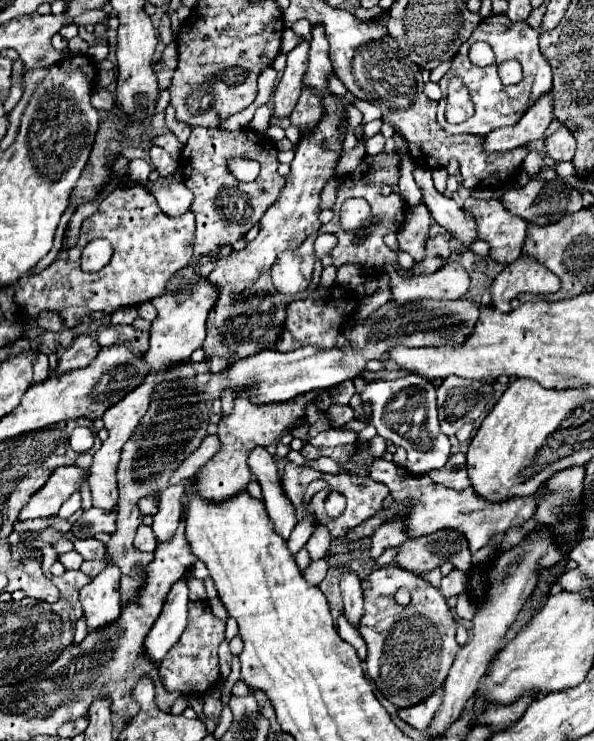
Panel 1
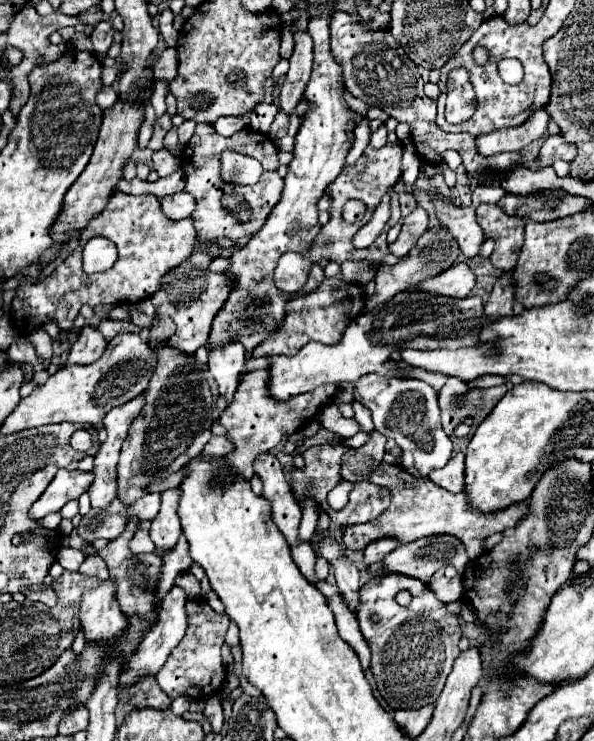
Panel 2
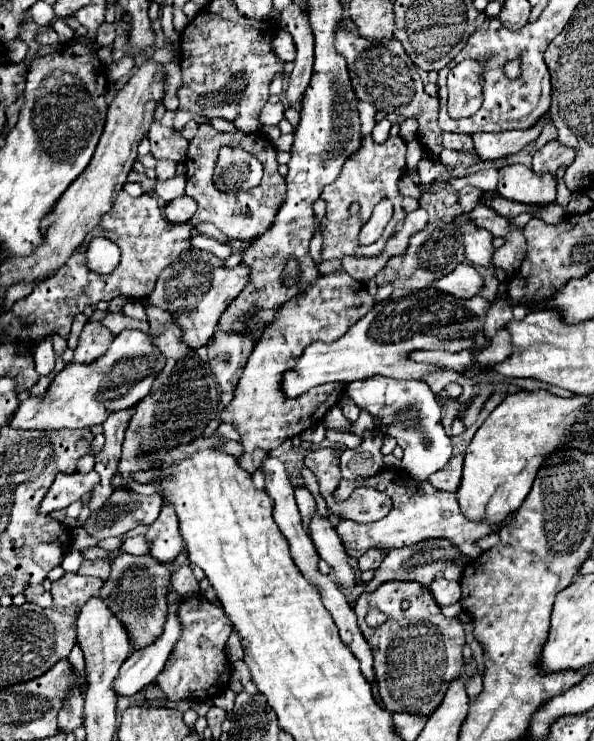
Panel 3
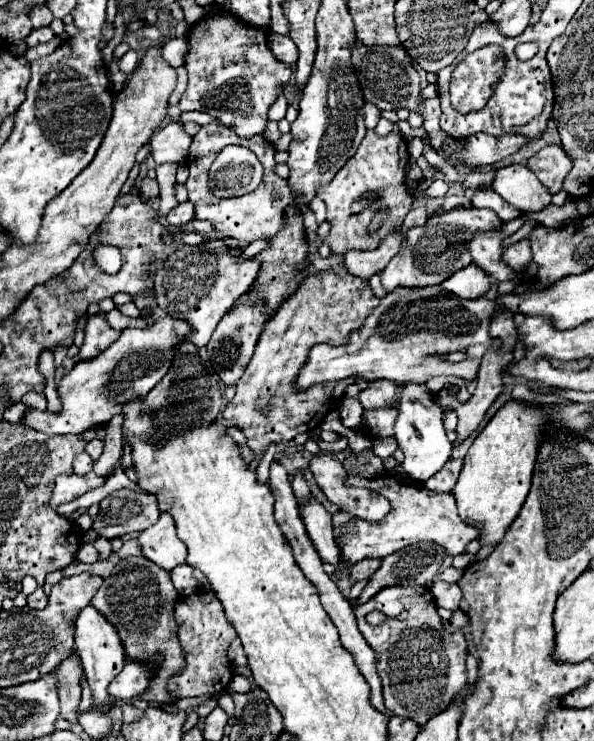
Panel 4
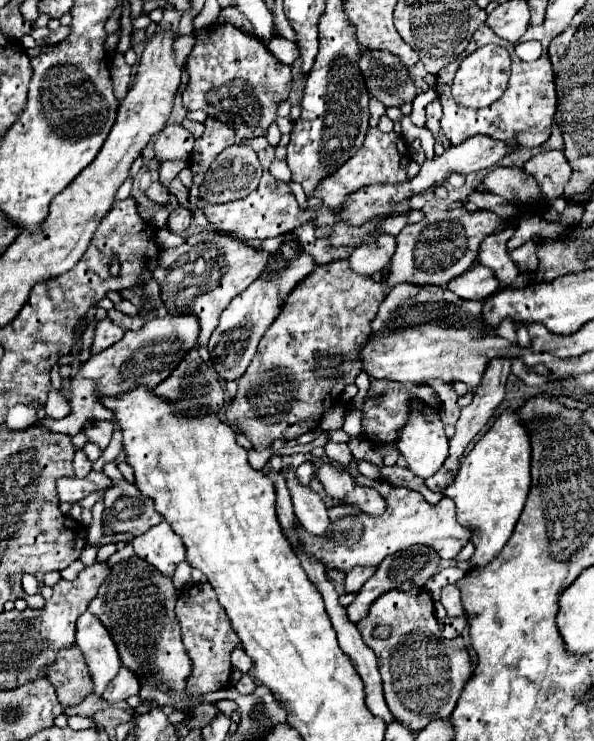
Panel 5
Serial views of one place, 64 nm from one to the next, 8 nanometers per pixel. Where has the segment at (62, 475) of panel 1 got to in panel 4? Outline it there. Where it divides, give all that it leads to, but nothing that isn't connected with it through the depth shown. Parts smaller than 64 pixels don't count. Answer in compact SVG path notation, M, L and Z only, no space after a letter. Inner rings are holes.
M88 472L86 476L76 476L76 474L58 476L58 478L56 478L54 494L52 494L52 498L50 498L50 506L52 506L52 508L58 508L60 504L74 500L74 498L86 494L88 490L102 486L104 482L106 482L106 478L96 476L94 472Z

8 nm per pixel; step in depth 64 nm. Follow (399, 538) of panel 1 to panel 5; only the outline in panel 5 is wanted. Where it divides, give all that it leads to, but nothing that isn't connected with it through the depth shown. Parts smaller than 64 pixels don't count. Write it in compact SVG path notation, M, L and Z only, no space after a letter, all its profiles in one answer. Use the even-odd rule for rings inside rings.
M358 566L358 568L350 570L350 572L346 574L346 582L344 582L346 592L358 592L358 590L362 588L362 584L364 584L372 574L374 574L374 568L362 568L362 566Z

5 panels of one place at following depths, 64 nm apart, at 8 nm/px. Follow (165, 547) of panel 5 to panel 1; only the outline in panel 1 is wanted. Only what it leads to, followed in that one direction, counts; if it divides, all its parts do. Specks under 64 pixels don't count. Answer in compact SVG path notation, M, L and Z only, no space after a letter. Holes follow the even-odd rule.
M184 480L176 486L168 486L166 490L160 492L160 506L158 506L158 514L154 516L154 536L156 542L168 542L172 540L178 522L182 520L182 496L186 492L186 488L190 486L190 480Z

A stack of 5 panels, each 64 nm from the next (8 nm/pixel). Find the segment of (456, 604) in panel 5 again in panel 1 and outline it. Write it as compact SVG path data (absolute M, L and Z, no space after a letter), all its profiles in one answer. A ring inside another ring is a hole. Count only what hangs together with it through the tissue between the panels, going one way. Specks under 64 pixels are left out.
M452 570L448 576L442 578L442 582L440 582L440 592L442 592L444 598L458 596L458 594L462 594L462 592L466 590L466 582L468 582L468 578L466 578L464 572Z

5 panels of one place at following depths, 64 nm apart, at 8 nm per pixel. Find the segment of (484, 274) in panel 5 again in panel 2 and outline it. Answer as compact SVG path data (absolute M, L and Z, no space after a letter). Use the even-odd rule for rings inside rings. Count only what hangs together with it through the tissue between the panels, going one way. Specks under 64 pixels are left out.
M466 262L454 264L446 272L438 274L436 278L424 280L418 290L430 292L430 294L442 294L442 296L452 296L452 298L466 298L476 284L476 274L470 270Z

